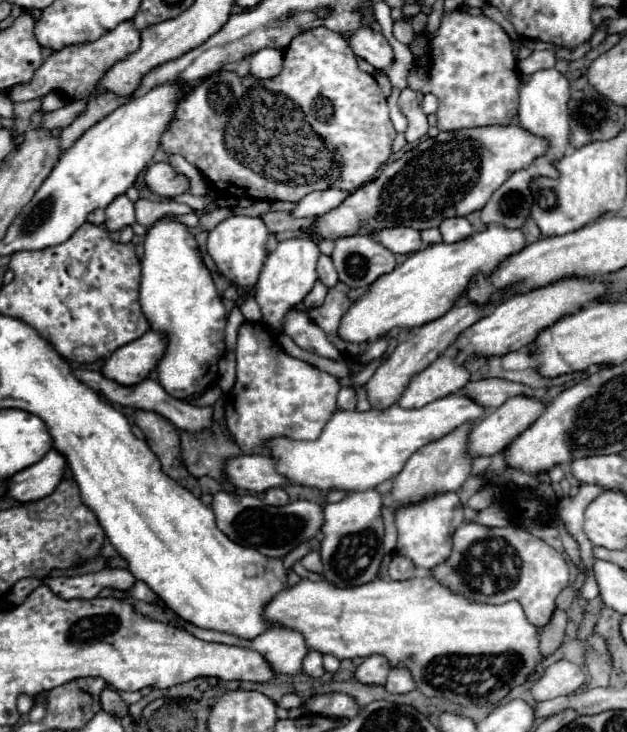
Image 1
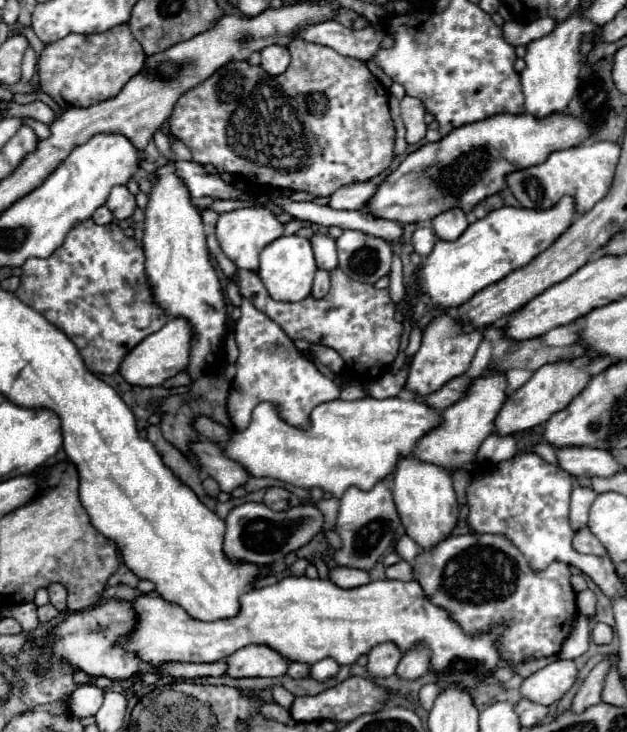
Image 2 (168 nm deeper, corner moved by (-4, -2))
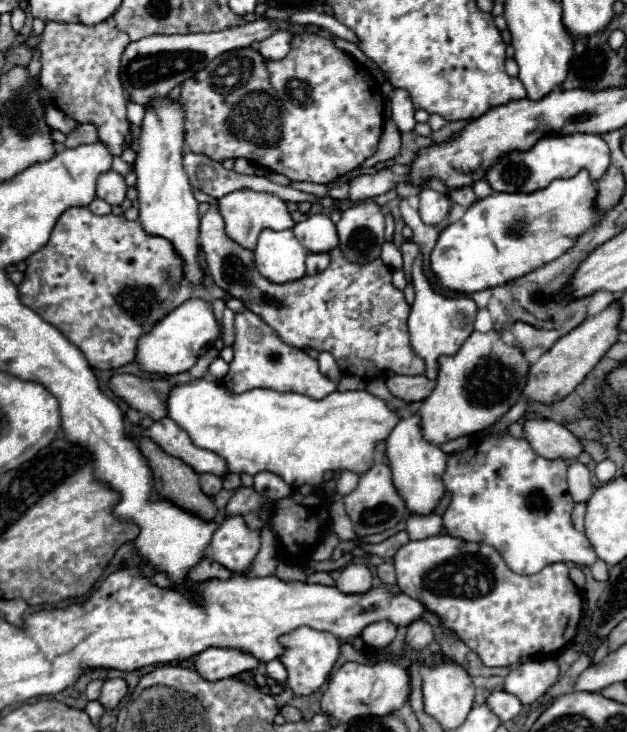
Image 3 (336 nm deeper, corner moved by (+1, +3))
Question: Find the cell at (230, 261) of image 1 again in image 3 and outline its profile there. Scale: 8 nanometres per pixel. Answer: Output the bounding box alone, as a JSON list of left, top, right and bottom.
[217,190,295,250]

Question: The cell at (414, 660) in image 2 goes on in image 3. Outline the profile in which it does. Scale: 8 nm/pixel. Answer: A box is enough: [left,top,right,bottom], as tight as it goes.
[405,620,433,650]

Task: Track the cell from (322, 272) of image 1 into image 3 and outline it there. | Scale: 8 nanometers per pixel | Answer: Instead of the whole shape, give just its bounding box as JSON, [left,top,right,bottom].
[293,214,337,254]

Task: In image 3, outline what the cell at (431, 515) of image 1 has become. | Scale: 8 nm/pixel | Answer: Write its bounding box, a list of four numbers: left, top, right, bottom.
[385,414,447,516]

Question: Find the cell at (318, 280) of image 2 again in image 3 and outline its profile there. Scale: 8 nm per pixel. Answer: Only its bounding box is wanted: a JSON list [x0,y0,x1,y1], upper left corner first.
[307,254,329,276]

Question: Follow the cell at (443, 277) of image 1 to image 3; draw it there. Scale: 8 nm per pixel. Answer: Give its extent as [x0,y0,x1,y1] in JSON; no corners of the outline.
[431,170,597,294]

